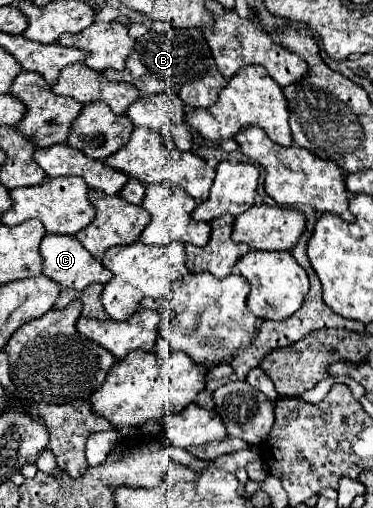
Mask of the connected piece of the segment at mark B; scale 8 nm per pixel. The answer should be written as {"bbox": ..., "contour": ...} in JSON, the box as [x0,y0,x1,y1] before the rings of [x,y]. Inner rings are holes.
{"bbox":[103,28,227,108],"contour":[[[171,28],[165,32],[149,30],[145,36],[137,38],[125,70],[105,70],[103,76],[111,82],[129,82],[137,86],[141,94],[159,94],[163,90],[177,92],[191,108],[211,108],[217,104],[219,92],[227,86],[227,78],[217,70],[203,32],[183,28]]]}

